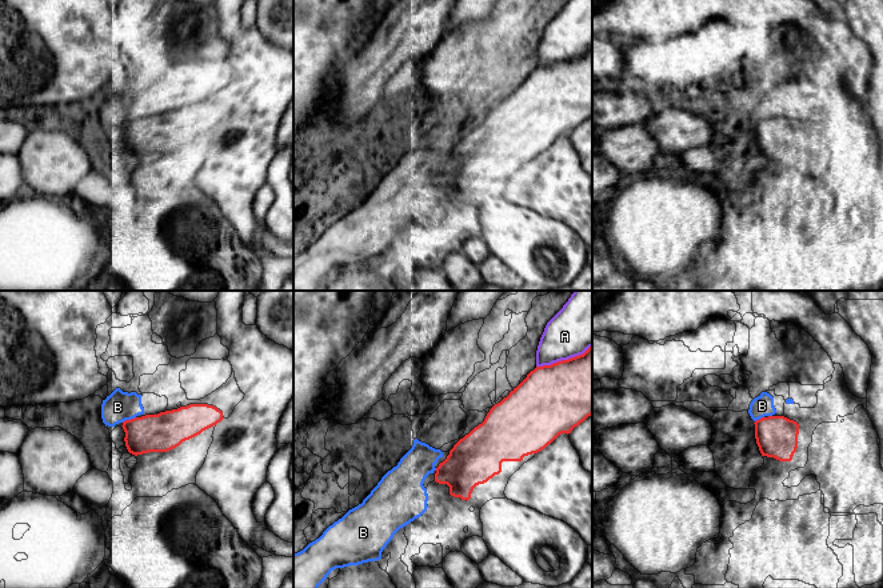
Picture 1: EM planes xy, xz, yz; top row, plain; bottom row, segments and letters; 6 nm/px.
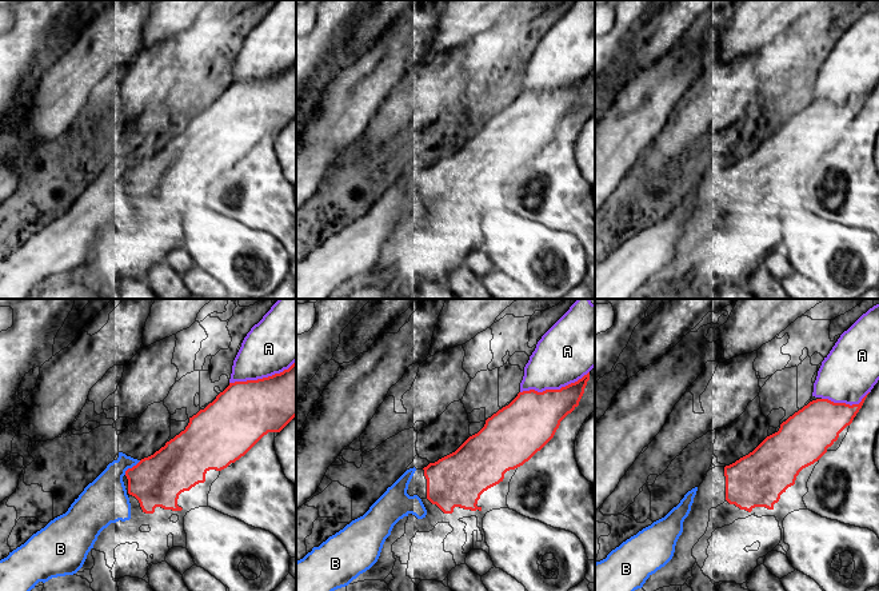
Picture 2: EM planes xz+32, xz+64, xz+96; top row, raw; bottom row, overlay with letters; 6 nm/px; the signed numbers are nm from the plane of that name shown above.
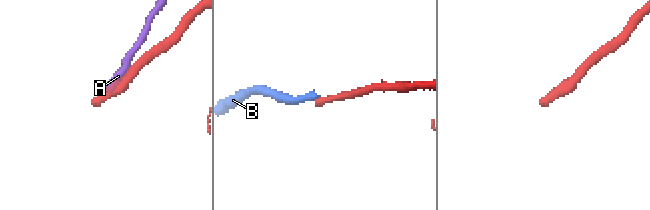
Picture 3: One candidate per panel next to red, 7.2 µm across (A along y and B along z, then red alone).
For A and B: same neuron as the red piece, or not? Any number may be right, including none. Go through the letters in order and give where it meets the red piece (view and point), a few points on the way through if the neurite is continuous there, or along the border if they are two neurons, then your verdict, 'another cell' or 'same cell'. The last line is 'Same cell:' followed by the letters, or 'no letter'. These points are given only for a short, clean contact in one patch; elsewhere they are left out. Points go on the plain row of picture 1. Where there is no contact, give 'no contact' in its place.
A: meets red in xz at (563, 62); another cell
B: meets red in xy at (128, 122); another cell
Same cell: no letter

